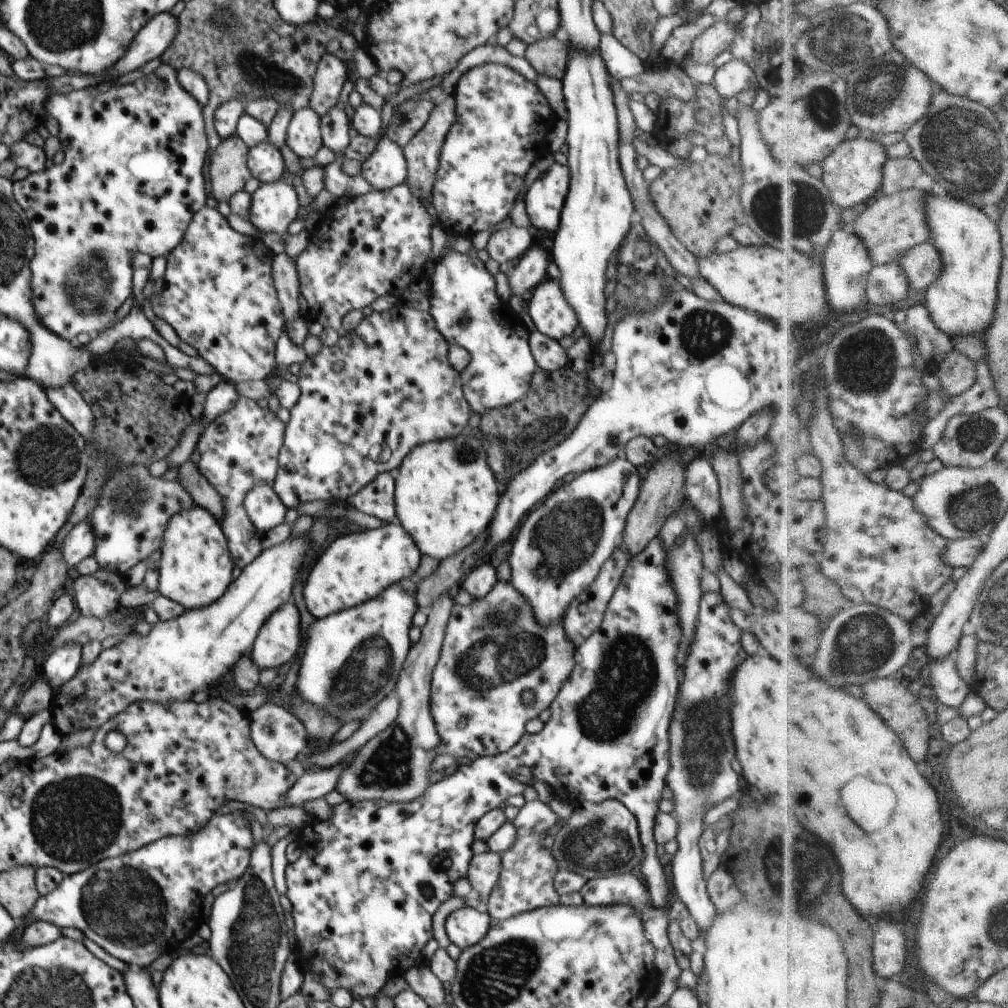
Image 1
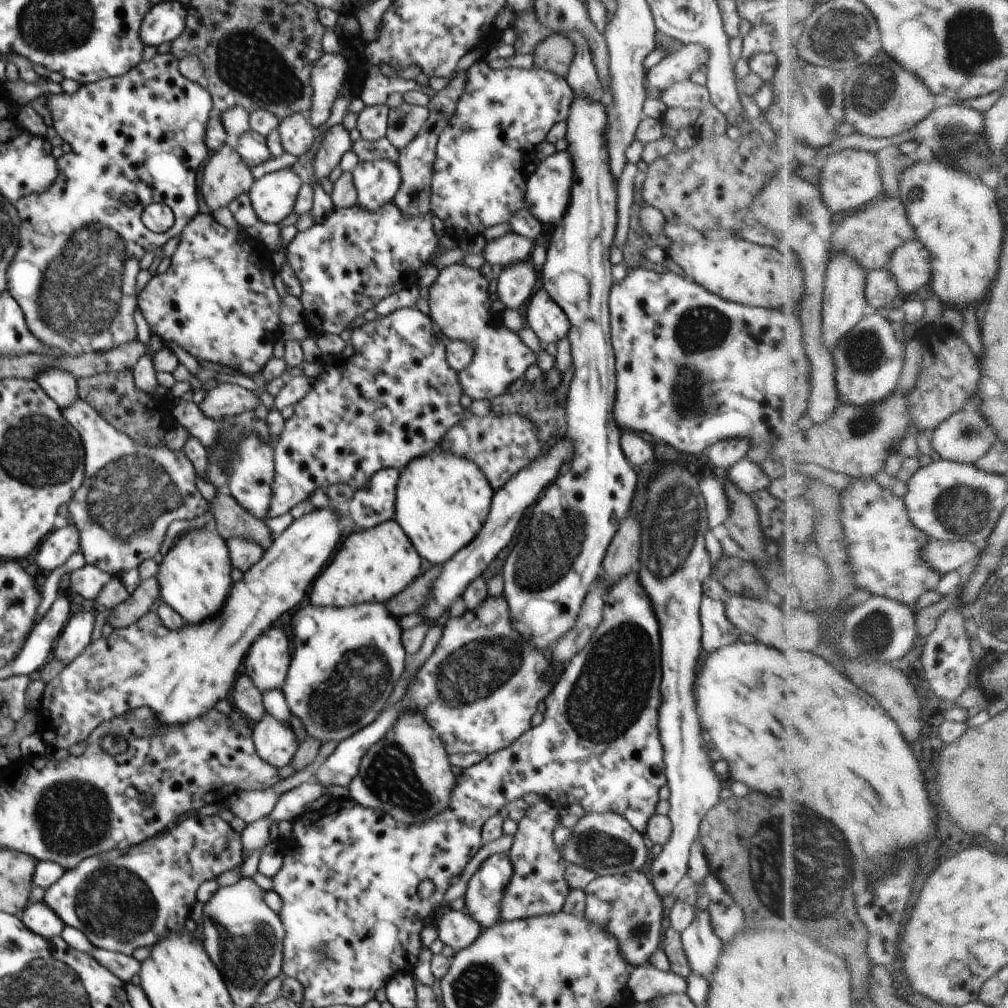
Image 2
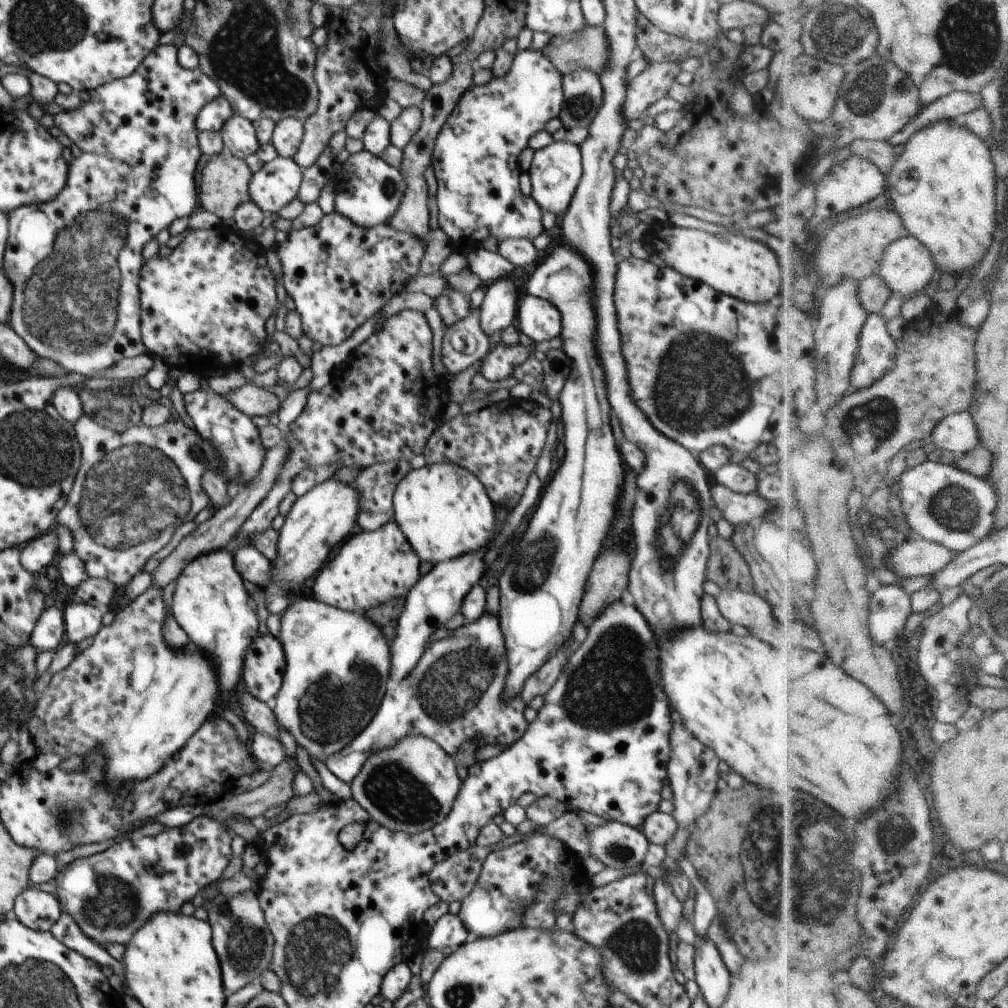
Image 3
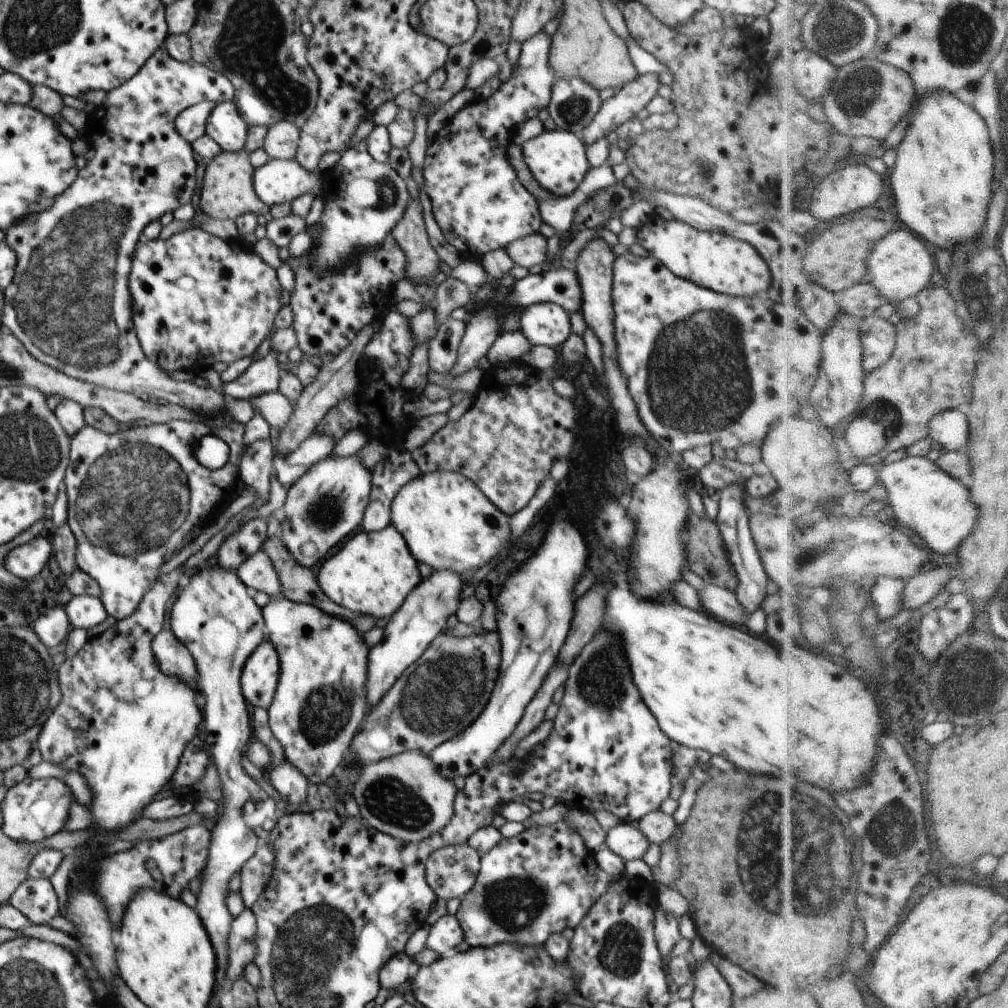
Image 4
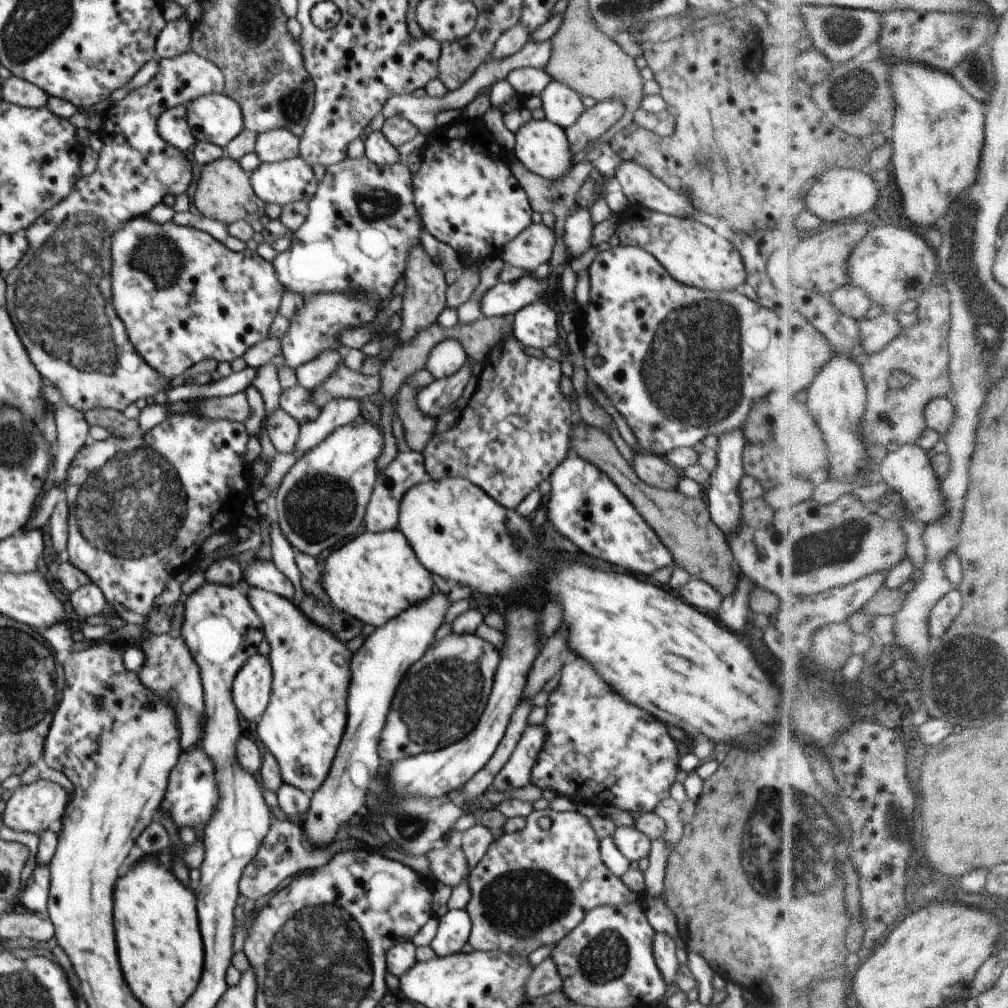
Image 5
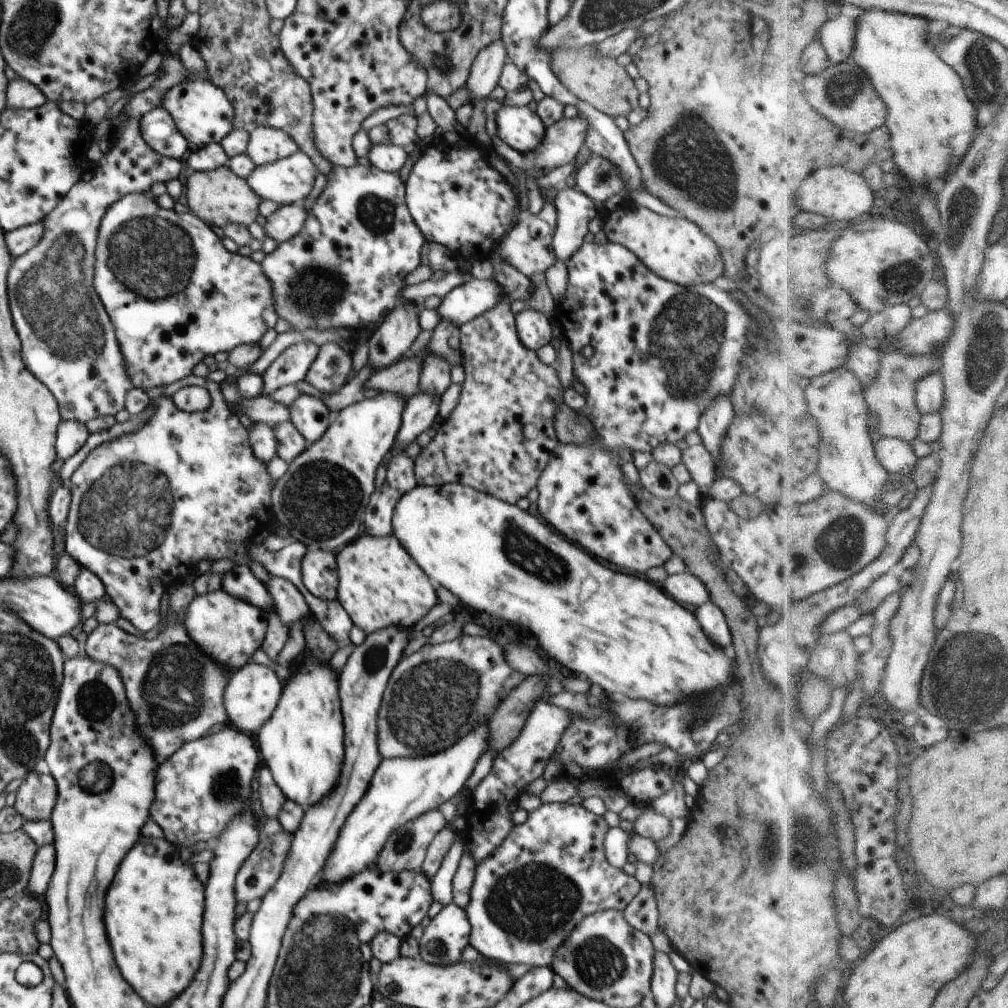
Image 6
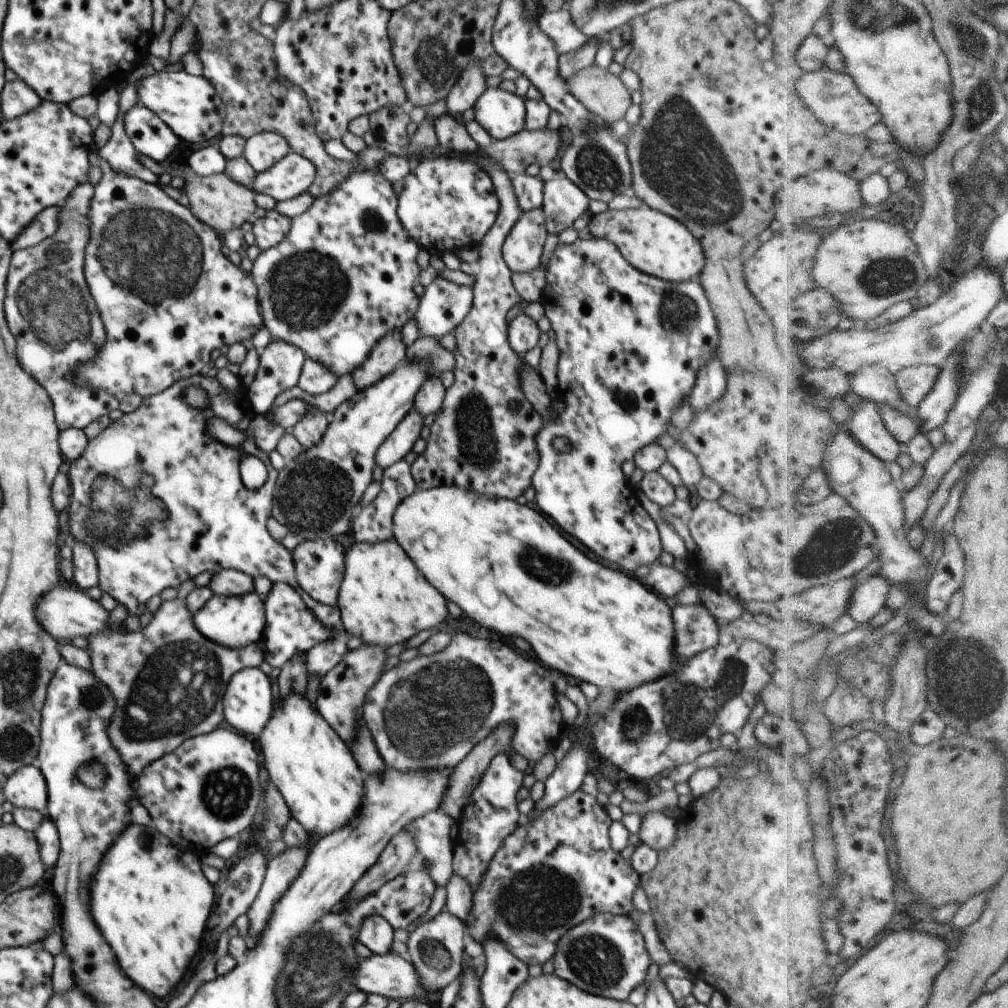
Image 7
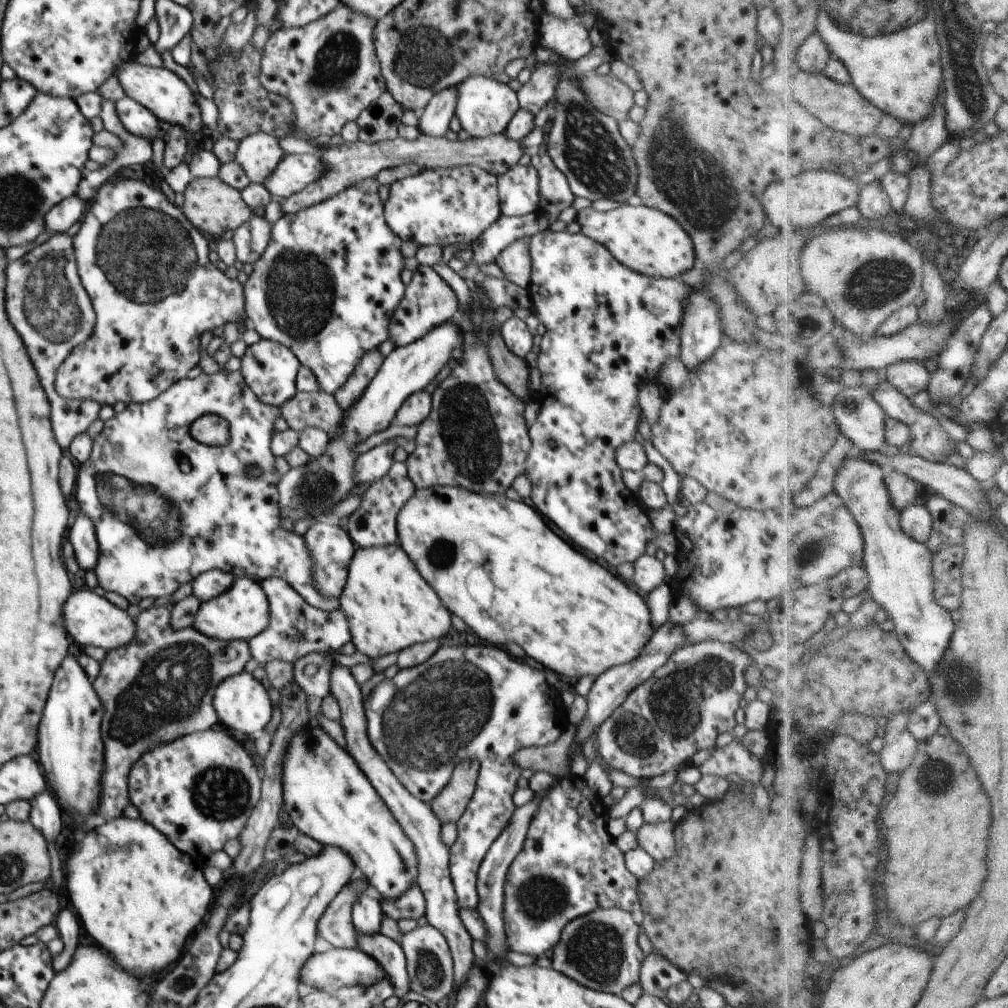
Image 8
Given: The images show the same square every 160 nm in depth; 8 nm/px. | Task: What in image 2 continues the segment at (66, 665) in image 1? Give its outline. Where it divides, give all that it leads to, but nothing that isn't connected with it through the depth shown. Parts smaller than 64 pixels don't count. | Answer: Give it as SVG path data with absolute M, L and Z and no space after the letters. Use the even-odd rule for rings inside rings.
M81 612L71 615L62 634L56 641L54 660L61 660L65 665L70 664L91 643L94 630L95 614Z

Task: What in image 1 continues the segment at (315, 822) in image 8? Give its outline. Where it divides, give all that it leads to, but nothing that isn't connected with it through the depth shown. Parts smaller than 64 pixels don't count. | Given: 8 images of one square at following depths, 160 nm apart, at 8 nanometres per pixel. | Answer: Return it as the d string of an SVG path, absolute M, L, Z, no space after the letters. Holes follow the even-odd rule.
M415 575L402 579L388 586L377 597L318 619L308 628L306 649L295 684L295 690L302 701L326 709L344 725L351 720L363 721L383 698L394 694L400 671L411 647L408 630L412 626L412 616L418 610L416 582Z

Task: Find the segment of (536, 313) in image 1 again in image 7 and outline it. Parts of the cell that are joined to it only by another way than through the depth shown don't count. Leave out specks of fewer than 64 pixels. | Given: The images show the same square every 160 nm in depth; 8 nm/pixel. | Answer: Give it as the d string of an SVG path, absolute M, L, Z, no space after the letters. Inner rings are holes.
M528 312L514 318L508 325L510 346L519 354L525 355L538 344L541 334L537 325L538 315Z

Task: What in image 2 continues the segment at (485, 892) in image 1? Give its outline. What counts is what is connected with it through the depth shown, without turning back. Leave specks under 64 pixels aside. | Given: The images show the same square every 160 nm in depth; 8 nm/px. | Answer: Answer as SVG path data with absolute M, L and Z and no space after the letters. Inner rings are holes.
M494 853L486 858L470 878L465 893L465 912L482 930L489 929L500 916L500 899L514 872L507 853Z

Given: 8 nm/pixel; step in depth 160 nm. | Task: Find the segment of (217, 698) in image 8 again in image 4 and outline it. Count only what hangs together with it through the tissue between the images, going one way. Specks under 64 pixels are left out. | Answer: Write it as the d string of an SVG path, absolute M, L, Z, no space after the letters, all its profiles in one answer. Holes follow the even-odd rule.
M262 641L248 657L241 674L244 698L255 707L267 709L272 702L280 676L280 661L275 646Z

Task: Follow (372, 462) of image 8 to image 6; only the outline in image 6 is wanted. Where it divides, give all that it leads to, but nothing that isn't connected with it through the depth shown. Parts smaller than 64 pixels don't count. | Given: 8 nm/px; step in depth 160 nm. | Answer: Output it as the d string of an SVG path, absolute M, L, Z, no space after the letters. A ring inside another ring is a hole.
M418 391L405 402L402 413L402 426L395 438L398 446L393 450L394 455L404 453L405 448L412 441L427 430L439 423L438 405L441 394Z

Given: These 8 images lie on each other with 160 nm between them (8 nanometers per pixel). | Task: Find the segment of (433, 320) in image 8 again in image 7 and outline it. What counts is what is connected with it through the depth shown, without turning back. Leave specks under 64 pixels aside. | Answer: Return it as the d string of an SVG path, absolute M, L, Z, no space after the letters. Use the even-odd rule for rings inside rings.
M440 274L425 288L424 295L419 297L419 307L415 312L415 320L420 328L420 336L438 337L439 339L455 328L469 315L473 307L473 288L469 284L459 285L446 279Z

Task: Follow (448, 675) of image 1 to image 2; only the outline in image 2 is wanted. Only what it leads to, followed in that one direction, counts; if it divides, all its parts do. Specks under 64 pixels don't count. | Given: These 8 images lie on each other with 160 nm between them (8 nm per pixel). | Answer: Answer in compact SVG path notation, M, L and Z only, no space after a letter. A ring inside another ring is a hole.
M503 594L498 597L488 596L479 604L477 610L467 609L461 616L442 622L442 629L438 646L417 670L401 700L394 706L386 706L372 724L341 740L336 750L320 765L316 778L325 790L328 787L347 787L358 774L360 761L368 749L375 745L406 711L423 714L425 721L434 727L443 740L449 755L478 753L487 757L510 746L530 730L530 719L537 711L540 700L545 700L558 680L545 679L545 675L553 670L552 647L540 650L526 642L526 639L522 640L523 636L512 626L509 606Z

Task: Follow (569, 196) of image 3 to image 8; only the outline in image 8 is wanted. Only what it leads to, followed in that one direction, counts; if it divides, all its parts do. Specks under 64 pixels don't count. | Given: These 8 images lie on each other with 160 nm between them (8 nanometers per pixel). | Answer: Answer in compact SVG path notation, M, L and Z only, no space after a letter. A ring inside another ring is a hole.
M472 75L456 86L458 93L455 115L460 120L462 129L471 137L484 138L498 133L504 133L512 117L520 110L517 92L505 83L500 83L493 77Z

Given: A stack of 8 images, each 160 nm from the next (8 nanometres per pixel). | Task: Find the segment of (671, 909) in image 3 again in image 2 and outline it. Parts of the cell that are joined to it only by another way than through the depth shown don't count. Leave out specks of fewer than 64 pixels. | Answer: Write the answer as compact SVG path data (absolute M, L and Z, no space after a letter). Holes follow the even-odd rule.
M659 442L658 446L653 446L656 454L664 460L664 470L650 482L650 490L646 490L646 510L642 510L642 526L646 526L646 534L642 534L642 548L639 555L638 566L639 577L644 586L645 593L650 595L655 616L659 622L660 638L662 640L662 706L659 708L659 731L660 740L664 749L664 764L667 784L670 788L670 808L668 818L672 823L671 837L663 846L662 852L656 857L651 858L647 865L646 872L655 886L656 892L662 896L671 894L672 889L687 874L688 856L690 846L698 836L698 826L702 818L708 814L712 806L716 806L720 798L720 779L714 772L713 764L717 757L712 756L712 748L704 742L700 734L700 724L698 724L698 714L696 714L696 704L694 704L694 694L692 694L692 684L696 676L696 662L700 660L701 654L701 600L703 597L703 582L714 572L714 567L710 564L705 534L709 529L707 523L707 510L705 509L704 497L699 489L699 476L692 476L684 466L682 458L674 454L672 447L664 446L664 442Z

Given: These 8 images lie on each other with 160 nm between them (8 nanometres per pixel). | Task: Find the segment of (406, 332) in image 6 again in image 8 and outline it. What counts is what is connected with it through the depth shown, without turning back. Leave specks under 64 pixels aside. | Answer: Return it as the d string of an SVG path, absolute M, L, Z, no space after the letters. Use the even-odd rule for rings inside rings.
M379 349L370 350L361 358L348 380L335 392L335 399L344 412L364 394L366 387L382 366L384 359L385 356L380 353Z

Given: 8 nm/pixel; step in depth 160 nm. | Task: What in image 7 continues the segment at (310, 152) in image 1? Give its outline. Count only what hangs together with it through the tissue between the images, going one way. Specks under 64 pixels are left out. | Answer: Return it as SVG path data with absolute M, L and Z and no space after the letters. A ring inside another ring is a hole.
M262 131L246 140L242 155L257 173L261 173L281 161L291 150L288 141L281 134Z

